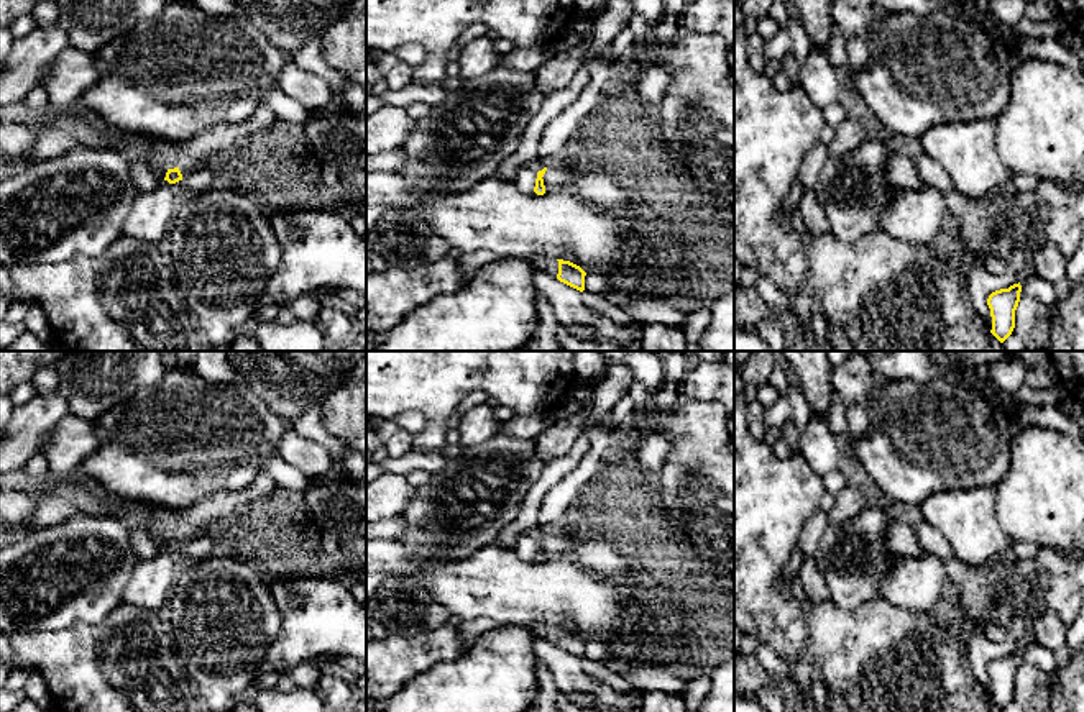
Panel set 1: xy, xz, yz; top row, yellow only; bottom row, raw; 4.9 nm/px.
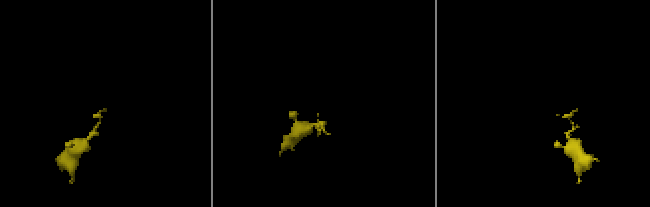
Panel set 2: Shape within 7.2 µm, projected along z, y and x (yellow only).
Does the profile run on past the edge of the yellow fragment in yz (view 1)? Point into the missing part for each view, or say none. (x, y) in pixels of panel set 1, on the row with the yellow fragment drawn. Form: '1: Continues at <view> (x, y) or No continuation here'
1: No continuation here

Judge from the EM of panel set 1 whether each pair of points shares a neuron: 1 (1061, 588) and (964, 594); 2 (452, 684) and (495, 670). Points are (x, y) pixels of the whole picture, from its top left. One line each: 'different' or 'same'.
1: same
2: same

